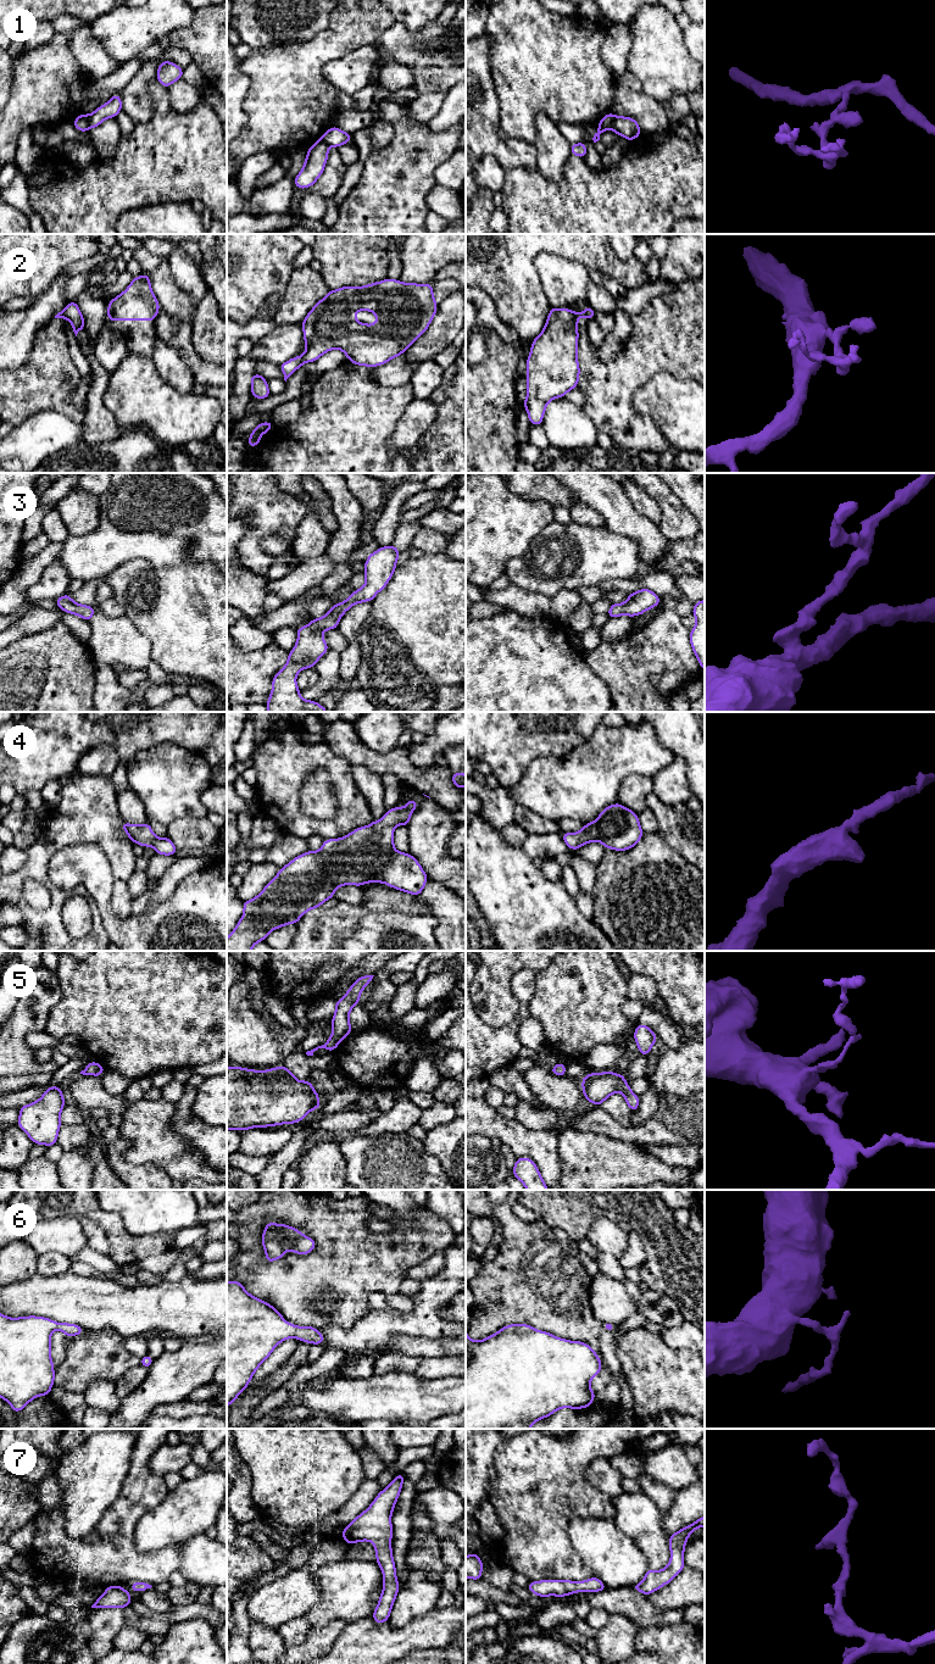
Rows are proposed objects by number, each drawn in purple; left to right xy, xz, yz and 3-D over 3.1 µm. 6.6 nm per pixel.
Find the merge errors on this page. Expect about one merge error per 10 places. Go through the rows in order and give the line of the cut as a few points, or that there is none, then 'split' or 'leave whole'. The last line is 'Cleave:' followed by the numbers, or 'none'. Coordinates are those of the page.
1: cut xy (85, 115), (90, 127); split
2: cut none; leave whole
3: cut none; leave whole
4: cut none; leave whole
5: cut none; leave whole
6: cut none; leave whole
7: cut none; leave whole
Cleave: 1

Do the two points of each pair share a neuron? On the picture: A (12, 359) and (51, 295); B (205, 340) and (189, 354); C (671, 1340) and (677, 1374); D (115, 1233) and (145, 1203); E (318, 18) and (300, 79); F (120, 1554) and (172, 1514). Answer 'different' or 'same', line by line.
A: same
B: different
C: different
D: different
E: different
F: different

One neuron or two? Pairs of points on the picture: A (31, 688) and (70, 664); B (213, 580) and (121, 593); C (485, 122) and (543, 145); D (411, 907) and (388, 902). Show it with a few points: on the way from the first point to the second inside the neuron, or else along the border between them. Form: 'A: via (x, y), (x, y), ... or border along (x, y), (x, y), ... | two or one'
A: via (39, 677), (43, 672), (59, 671) | one
B: via (190, 594), (144, 594) | one
C: border along (533, 145), (536, 166) | two
D: via (405, 902), (394, 902) | one

